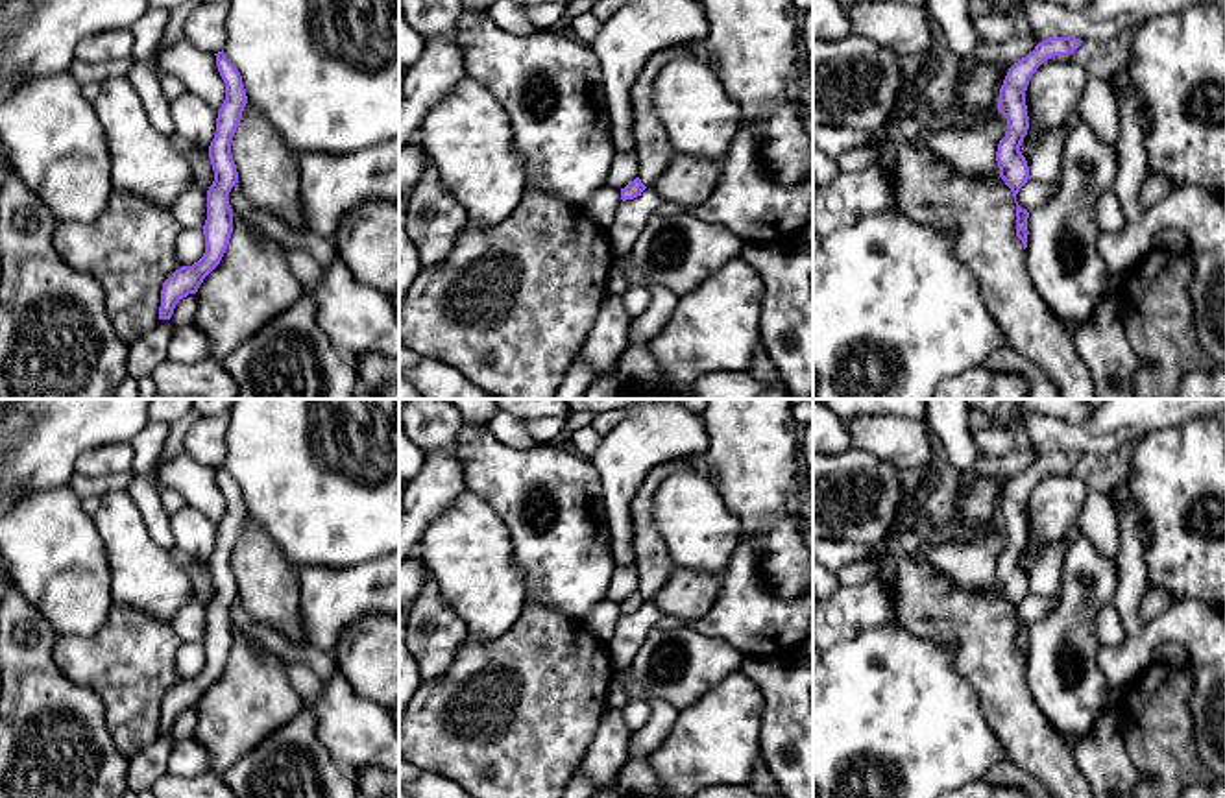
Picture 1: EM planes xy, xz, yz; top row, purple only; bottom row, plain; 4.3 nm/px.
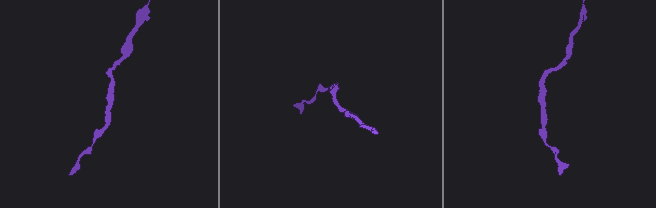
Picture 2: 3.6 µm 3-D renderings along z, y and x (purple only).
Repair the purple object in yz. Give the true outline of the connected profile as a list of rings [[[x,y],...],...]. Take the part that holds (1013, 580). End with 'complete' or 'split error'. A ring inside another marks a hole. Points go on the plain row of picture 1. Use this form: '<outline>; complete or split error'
[[[1049,451],[1042,456],[1038,456],[1033,466],[1029,466],[1025,471],[1022,471],[1018,477],[1014,477],[1009,482],[1009,486],[1003,493],[1003,499],[1000,502],[998,525],[1007,532],[1007,545],[1005,545],[1005,550],[998,558],[996,574],[1000,580],[1000,591],[1011,602],[1014,617],[1016,617],[1016,650],[1022,654],[1024,663],[1027,661],[1027,648],[1029,648],[1027,647],[1027,632],[1029,632],[1029,626],[1018,619],[1016,608],[1031,593],[1027,574],[1020,565],[1024,550],[1027,549],[1027,543],[1029,543],[1025,504],[1029,499],[1029,493],[1033,491],[1033,488],[1037,486],[1037,482],[1044,475],[1048,475],[1055,469],[1070,469],[1081,460],[1081,456],[1083,454],[1075,453],[1075,451]]]; complete

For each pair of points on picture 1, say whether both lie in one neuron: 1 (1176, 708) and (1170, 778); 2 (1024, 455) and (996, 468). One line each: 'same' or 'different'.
1: same
2: same

